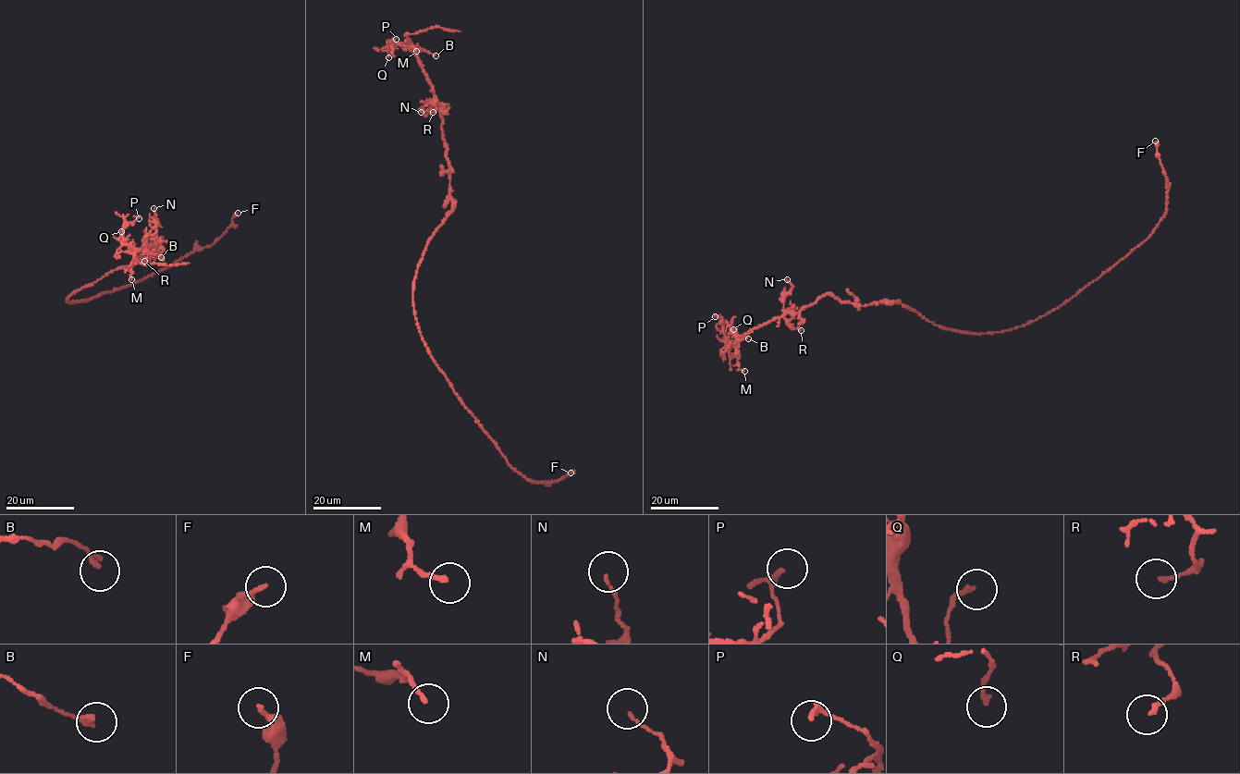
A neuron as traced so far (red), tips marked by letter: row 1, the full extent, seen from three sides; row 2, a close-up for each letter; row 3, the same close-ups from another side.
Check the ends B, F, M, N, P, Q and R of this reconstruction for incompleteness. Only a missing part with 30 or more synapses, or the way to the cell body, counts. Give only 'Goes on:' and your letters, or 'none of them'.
Goes on: none of them

